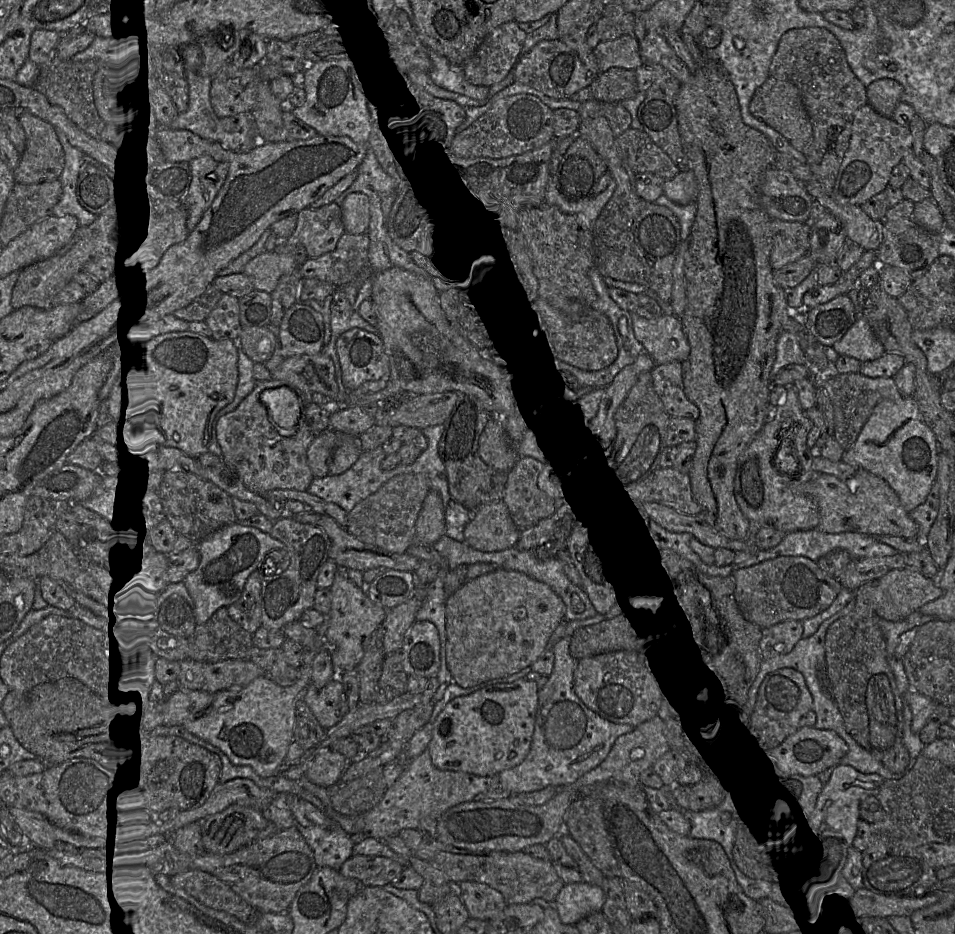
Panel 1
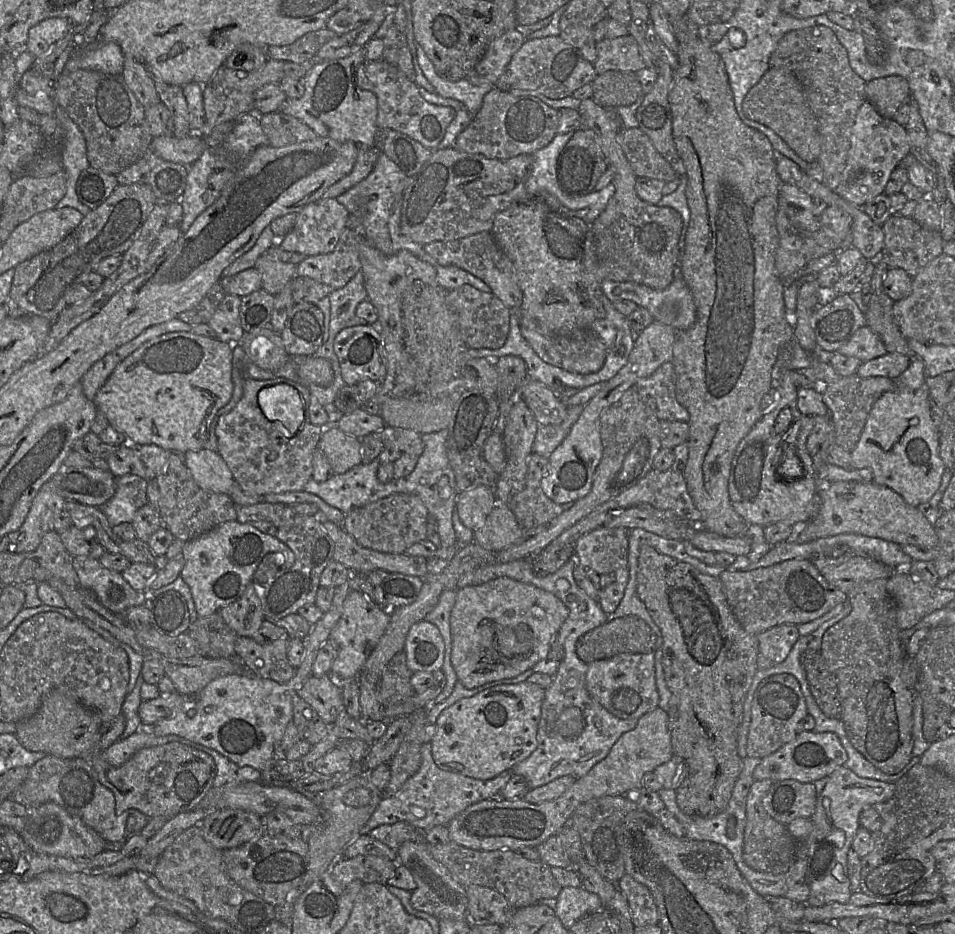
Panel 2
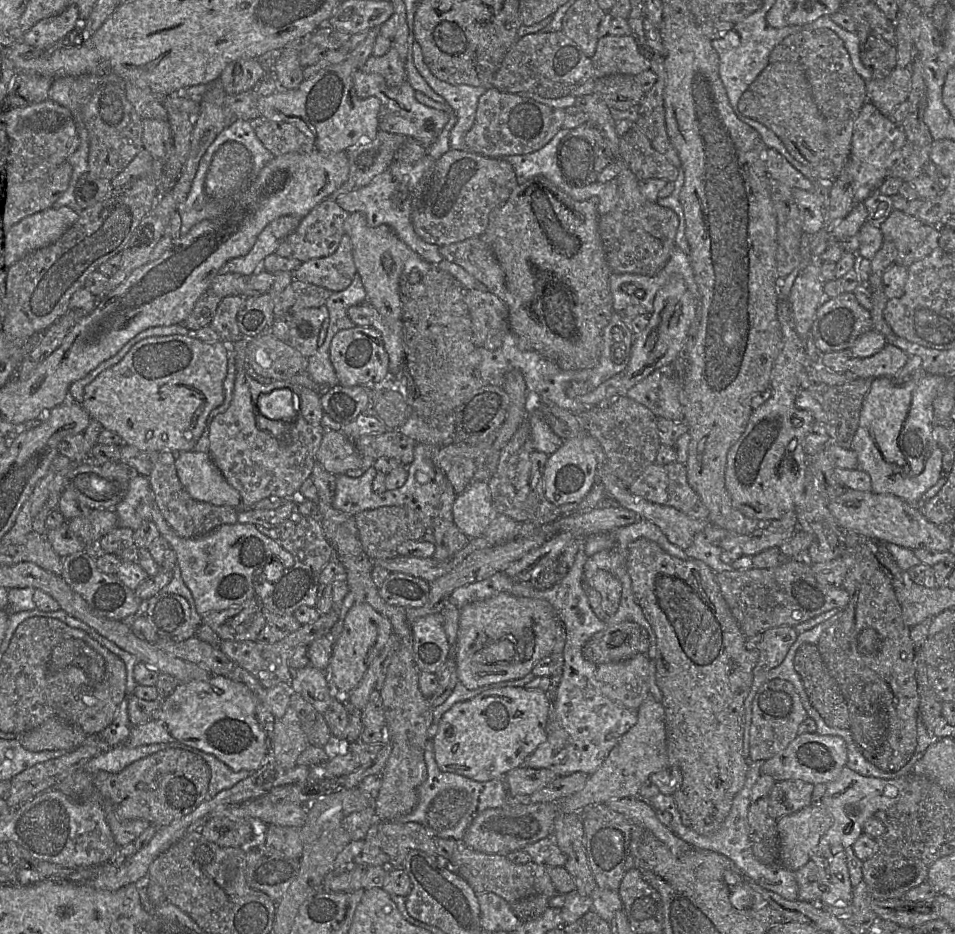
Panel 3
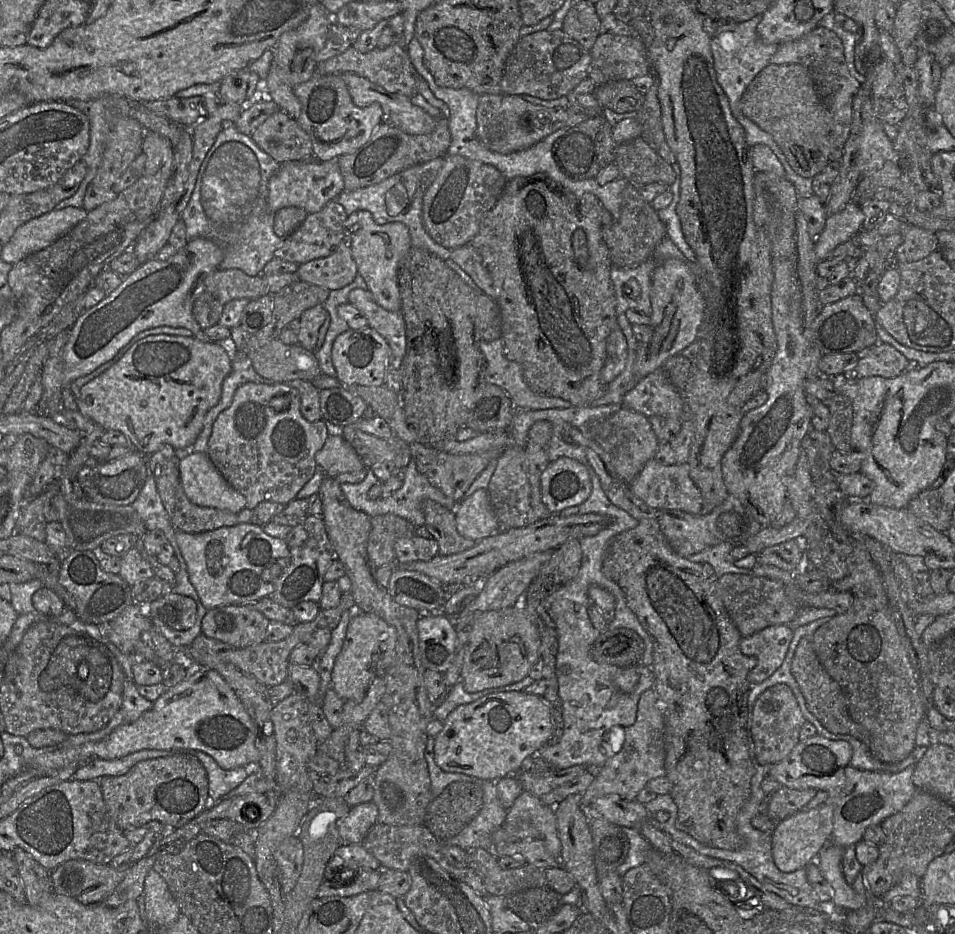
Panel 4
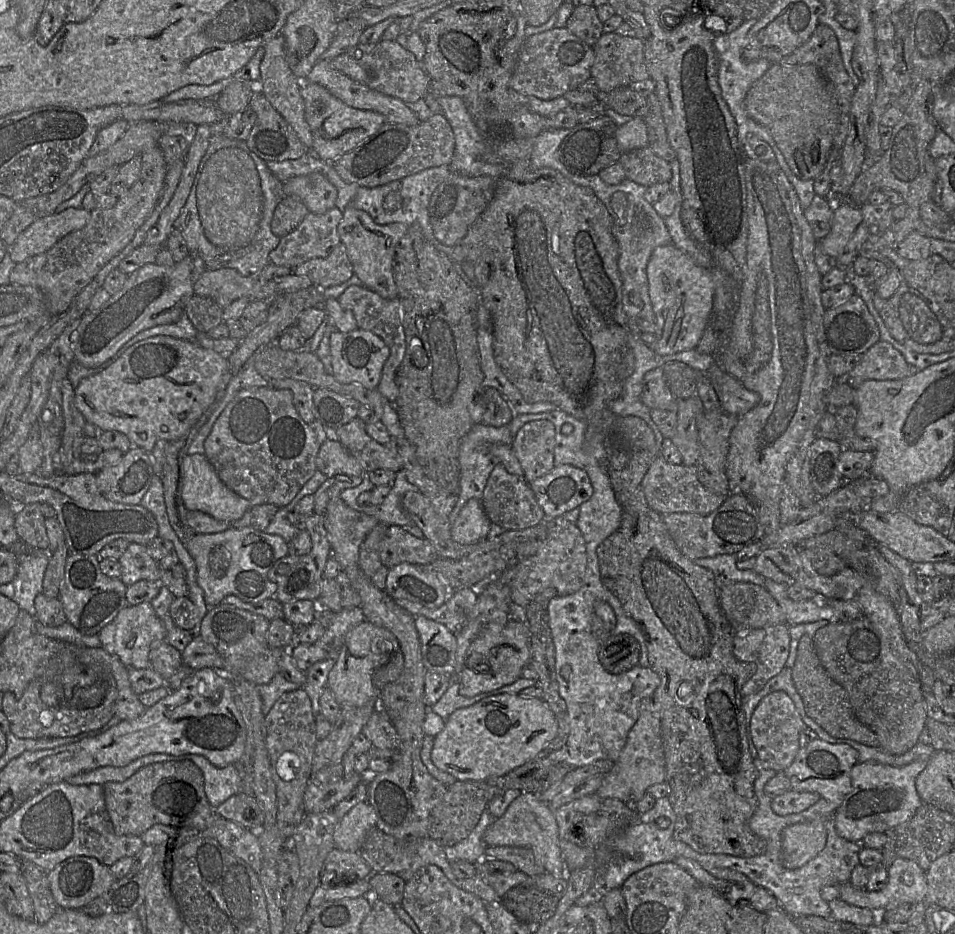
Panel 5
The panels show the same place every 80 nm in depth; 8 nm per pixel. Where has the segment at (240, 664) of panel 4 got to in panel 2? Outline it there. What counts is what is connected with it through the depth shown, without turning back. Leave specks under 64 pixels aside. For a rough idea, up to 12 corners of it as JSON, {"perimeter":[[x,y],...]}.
{"perimeter":[[286,635],[272,643],[238,637],[247,672],[285,684],[296,674]]}

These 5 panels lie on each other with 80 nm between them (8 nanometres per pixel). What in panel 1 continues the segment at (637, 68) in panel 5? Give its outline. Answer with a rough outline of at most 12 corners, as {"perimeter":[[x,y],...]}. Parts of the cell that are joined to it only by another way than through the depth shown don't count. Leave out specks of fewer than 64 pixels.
{"perimeter":[[632,34],[600,41],[593,52],[599,72],[644,64]]}

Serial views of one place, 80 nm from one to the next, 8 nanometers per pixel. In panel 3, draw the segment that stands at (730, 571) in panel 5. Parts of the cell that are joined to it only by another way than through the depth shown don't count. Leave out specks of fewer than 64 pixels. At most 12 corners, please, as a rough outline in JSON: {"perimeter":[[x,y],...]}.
{"perimeter":[[709,524],[684,552],[716,574],[734,570],[721,560],[727,530]]}

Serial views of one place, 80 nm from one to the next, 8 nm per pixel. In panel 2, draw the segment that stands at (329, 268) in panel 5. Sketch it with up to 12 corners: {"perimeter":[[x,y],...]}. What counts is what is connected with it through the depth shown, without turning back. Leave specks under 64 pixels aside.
{"perimeter":[[346,227],[332,252],[306,257],[296,276],[334,290],[361,271],[359,230]]}

